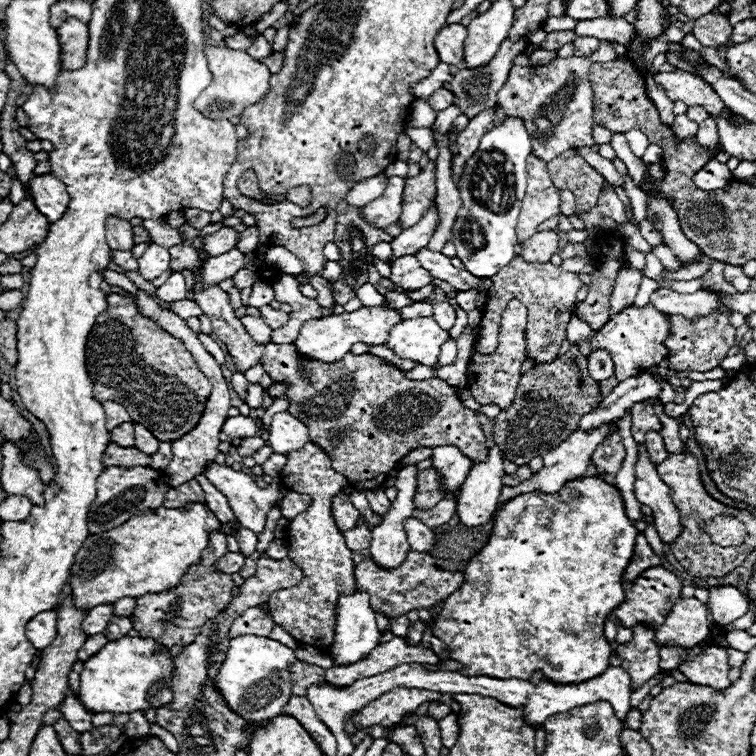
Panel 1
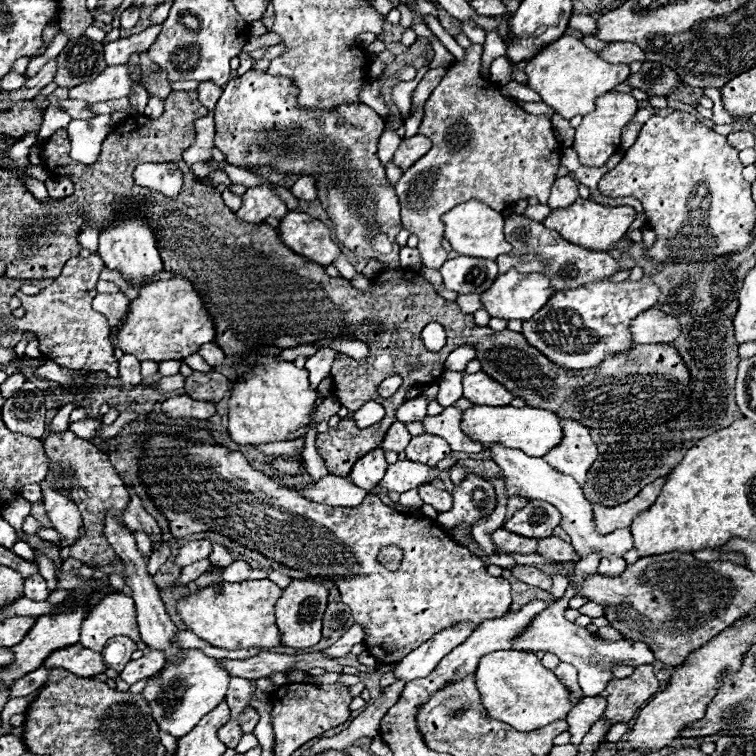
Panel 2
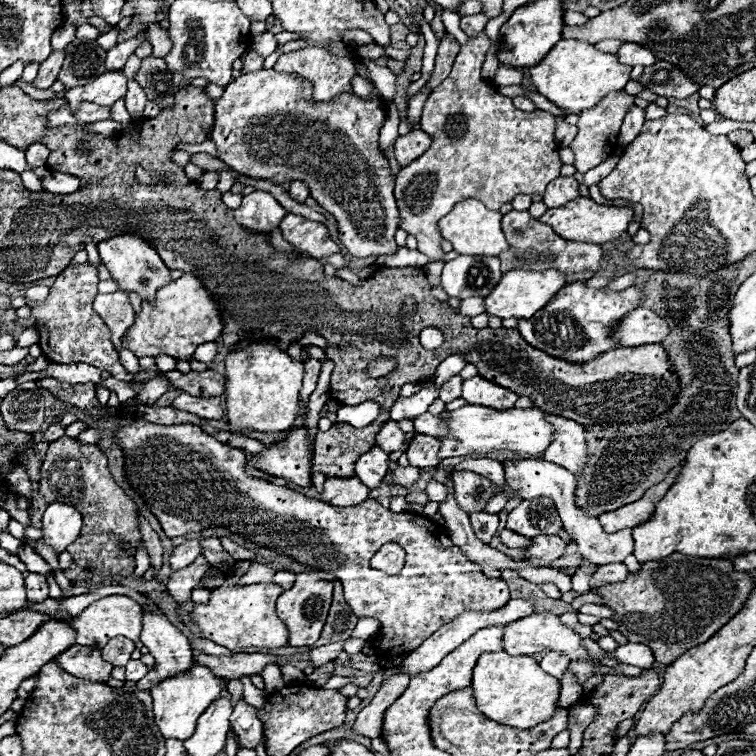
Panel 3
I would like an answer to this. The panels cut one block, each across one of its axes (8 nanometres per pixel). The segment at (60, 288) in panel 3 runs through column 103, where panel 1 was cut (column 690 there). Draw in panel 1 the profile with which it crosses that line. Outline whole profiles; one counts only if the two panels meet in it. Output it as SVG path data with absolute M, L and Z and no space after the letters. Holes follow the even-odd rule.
M722 306L720 310L714 310L708 316L700 316L694 320L686 320L684 316L668 316L668 326L670 326L670 334L664 340L666 348L668 348L668 366L670 370L680 370L680 372L688 372L688 370L696 370L696 372L708 372L712 368L716 368L720 364L722 358L726 358L728 348L732 348L736 344L736 328L730 324L730 312Z

